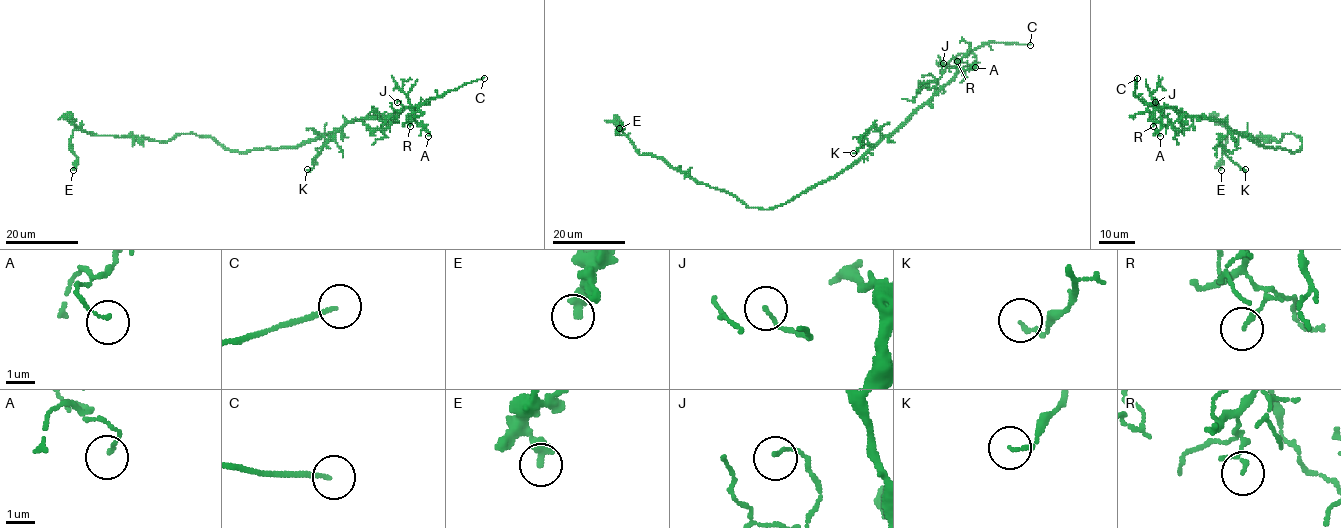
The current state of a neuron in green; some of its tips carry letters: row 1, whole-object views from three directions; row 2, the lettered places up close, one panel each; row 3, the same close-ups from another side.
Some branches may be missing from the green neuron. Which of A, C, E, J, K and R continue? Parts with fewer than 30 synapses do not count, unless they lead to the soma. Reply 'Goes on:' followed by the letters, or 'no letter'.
Goes on: C

